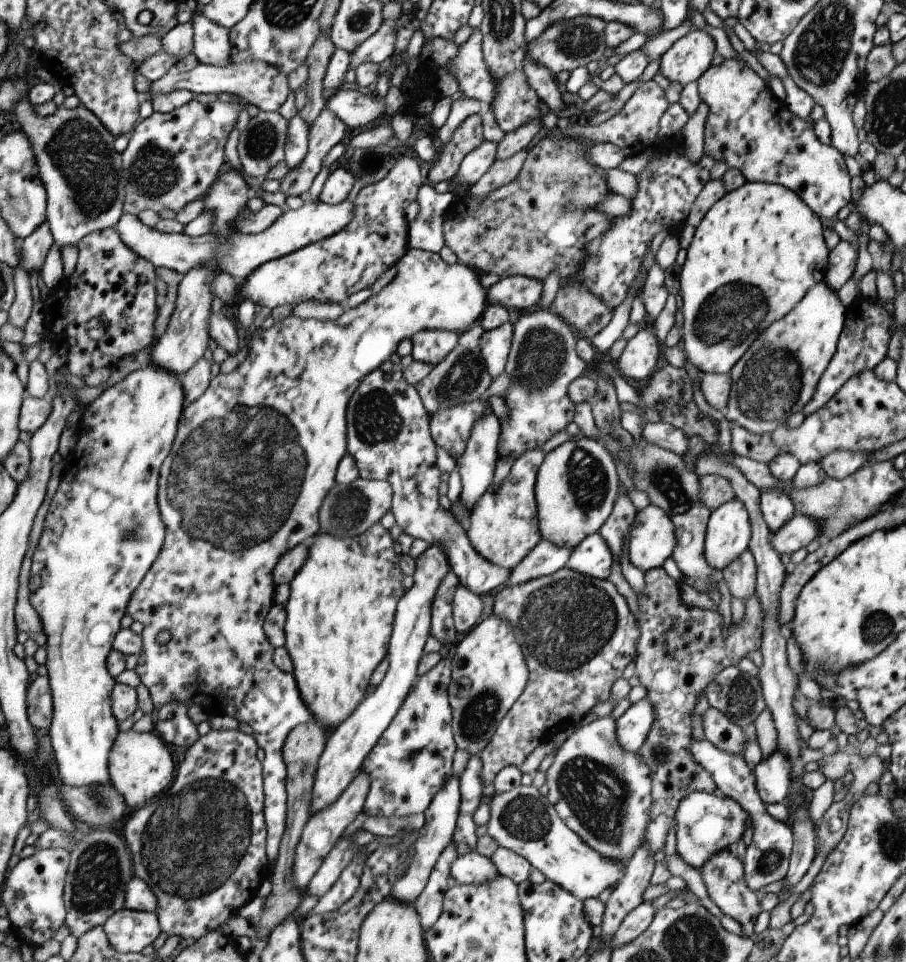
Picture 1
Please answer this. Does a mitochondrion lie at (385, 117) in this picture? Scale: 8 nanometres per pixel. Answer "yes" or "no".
no

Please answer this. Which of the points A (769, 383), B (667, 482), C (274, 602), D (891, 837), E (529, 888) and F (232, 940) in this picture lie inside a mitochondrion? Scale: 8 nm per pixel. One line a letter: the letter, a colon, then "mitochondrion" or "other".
A: mitochondrion
B: mitochondrion
C: other
D: mitochondrion
E: other
F: other

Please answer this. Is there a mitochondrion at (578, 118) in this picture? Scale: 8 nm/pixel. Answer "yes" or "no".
no

